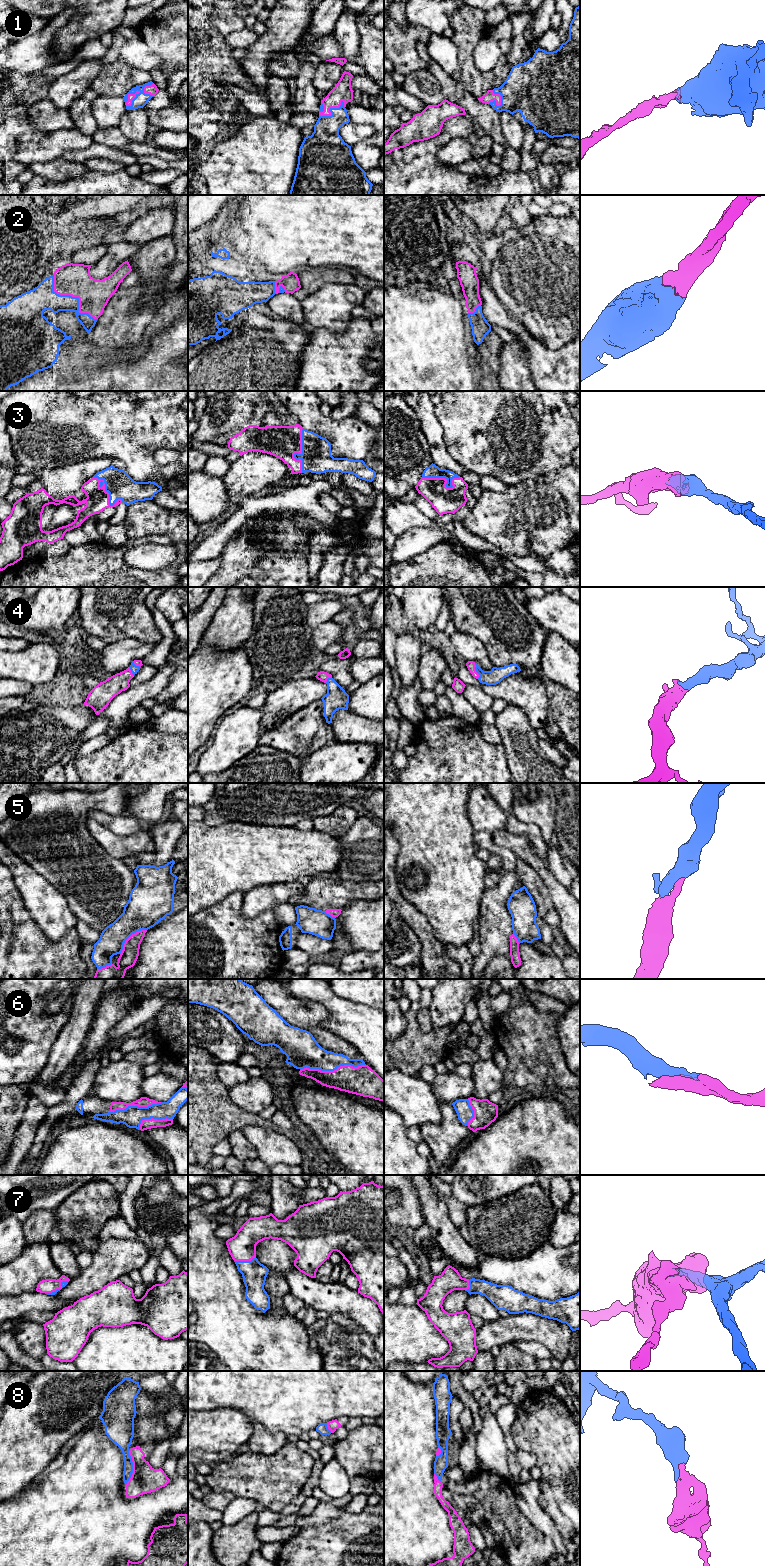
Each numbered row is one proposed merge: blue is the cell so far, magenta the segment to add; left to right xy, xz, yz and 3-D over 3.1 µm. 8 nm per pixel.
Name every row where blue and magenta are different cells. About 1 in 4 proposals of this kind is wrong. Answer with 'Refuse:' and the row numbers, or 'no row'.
Refuse: no row

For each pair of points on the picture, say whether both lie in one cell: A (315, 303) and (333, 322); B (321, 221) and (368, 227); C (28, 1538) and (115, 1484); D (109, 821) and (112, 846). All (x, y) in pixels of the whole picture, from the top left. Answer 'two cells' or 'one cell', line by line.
A: one cell
B: one cell
C: one cell
D: two cells

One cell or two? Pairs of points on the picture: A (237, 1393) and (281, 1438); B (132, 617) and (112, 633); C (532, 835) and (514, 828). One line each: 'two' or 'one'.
A: two
B: one
C: one

